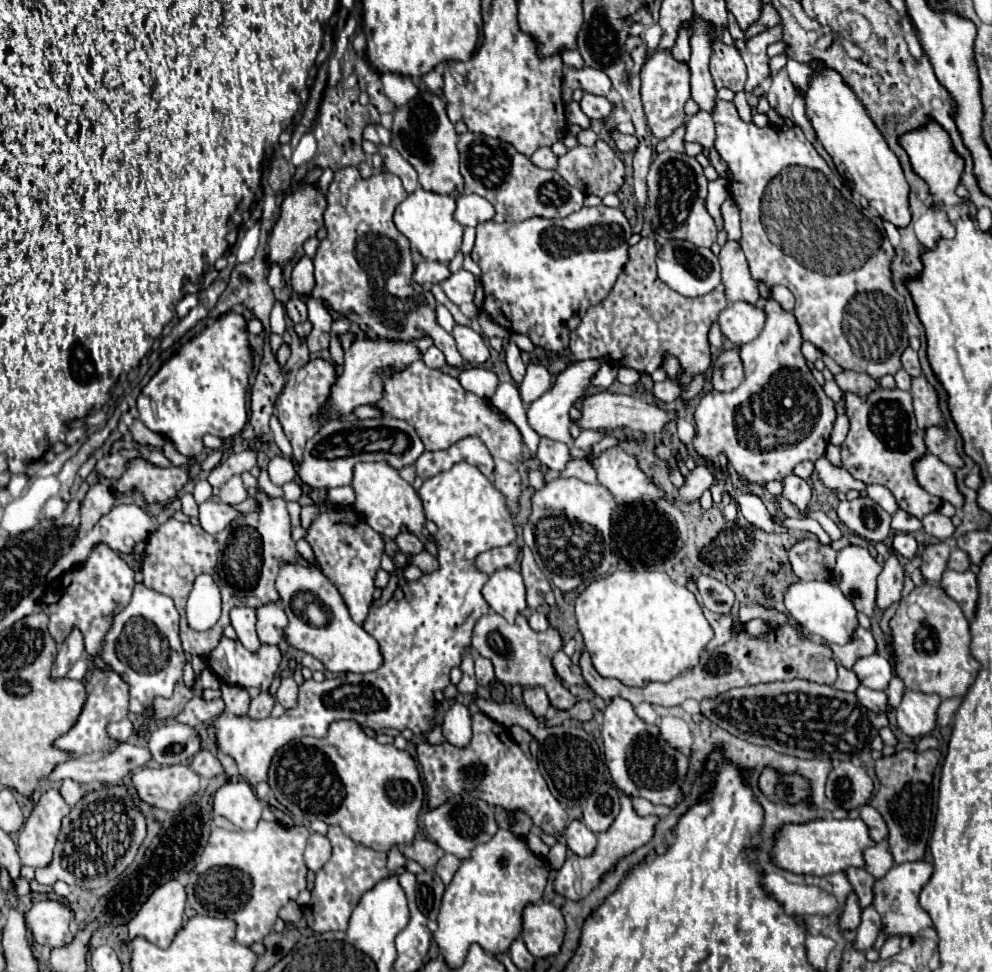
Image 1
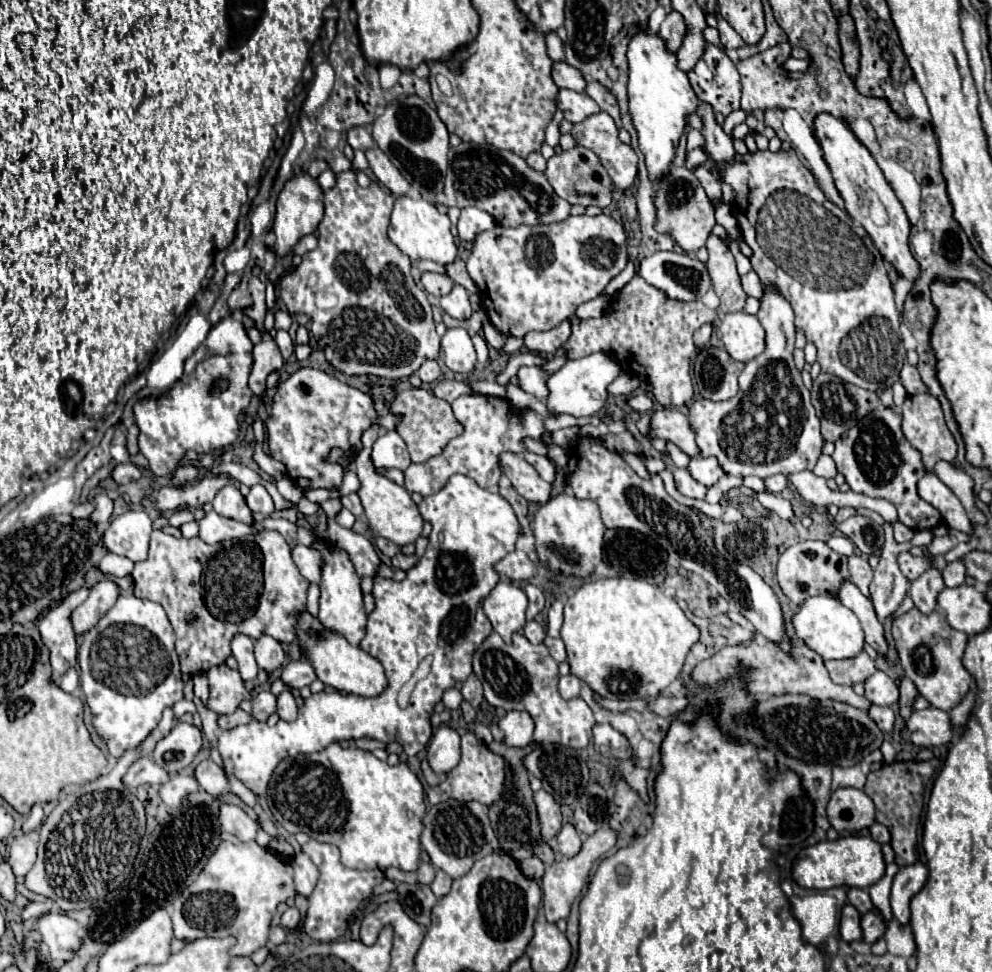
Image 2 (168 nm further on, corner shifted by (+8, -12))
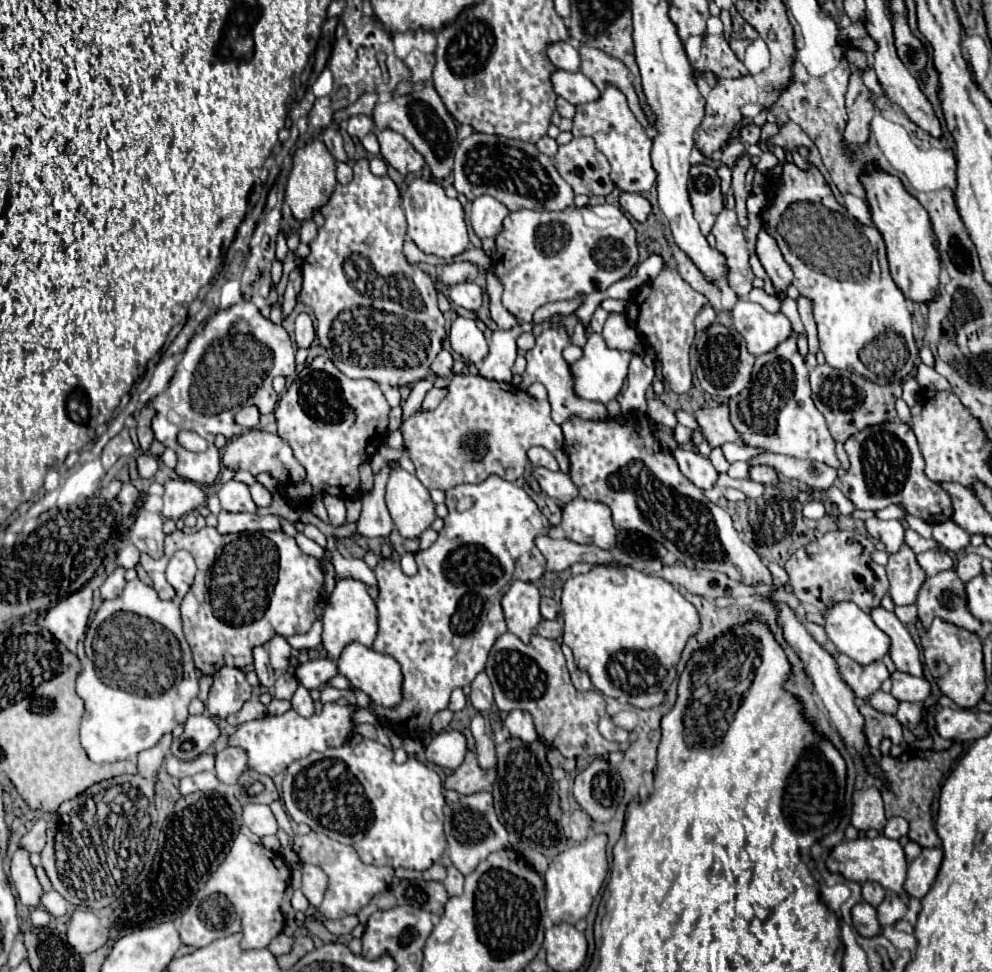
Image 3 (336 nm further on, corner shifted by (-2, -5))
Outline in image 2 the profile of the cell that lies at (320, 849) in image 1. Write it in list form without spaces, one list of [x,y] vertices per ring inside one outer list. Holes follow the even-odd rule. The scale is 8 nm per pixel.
[[[297,852],[293,856],[293,868],[295,868],[297,892],[303,896],[309,896],[319,880],[319,868],[311,862],[311,858],[305,852]]]

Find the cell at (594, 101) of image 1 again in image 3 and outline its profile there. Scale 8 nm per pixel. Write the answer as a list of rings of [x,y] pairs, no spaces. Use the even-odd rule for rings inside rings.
[[[555,69],[551,73],[551,83],[553,83],[553,91],[565,97],[573,105],[595,101],[595,97],[599,97],[599,89],[579,71],[569,73],[563,69]]]

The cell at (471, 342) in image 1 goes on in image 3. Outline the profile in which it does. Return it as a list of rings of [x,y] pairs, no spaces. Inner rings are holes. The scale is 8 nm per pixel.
[[[457,317],[451,323],[451,347],[457,355],[461,355],[463,359],[467,359],[469,363],[479,365],[489,349],[487,349],[487,341],[483,337],[483,331],[477,327],[477,323],[473,319],[465,319],[465,317]]]

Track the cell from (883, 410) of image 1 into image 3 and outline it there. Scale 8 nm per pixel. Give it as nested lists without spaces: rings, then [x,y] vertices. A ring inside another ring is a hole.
[[[895,421],[865,429],[847,439],[847,455],[851,467],[845,475],[835,479],[835,487],[843,491],[843,495],[855,505],[855,509],[879,511],[895,503],[901,505],[909,515],[919,517],[931,525],[951,519],[951,497],[939,483],[931,481],[925,475],[923,457],[909,425]]]

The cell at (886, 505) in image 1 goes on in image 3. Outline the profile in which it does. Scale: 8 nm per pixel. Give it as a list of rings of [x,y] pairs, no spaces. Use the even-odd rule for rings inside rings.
[[[901,545],[897,553],[889,555],[887,577],[891,583],[889,595],[895,605],[913,605],[923,581],[927,579],[925,571],[915,559],[915,553],[907,545]]]

